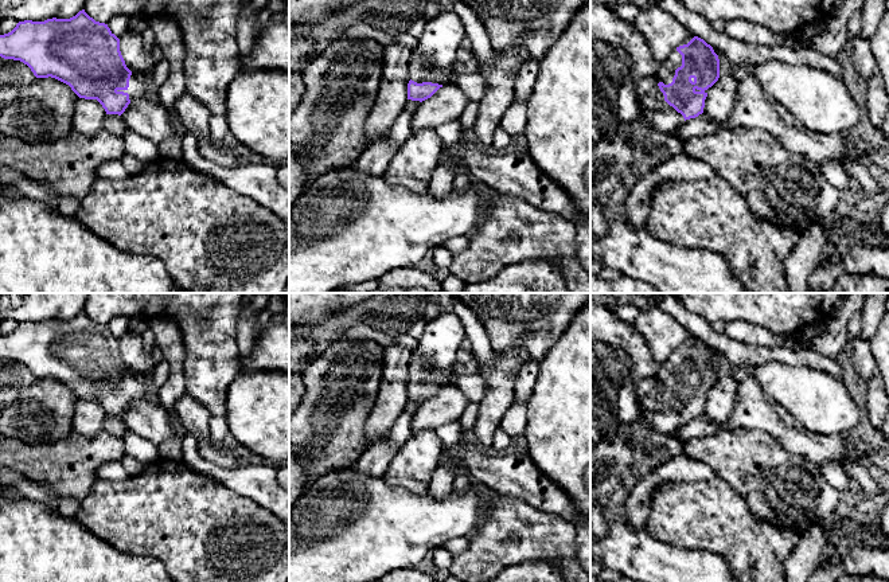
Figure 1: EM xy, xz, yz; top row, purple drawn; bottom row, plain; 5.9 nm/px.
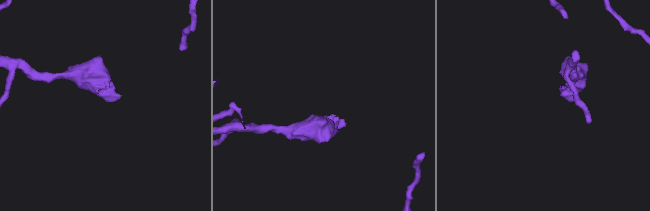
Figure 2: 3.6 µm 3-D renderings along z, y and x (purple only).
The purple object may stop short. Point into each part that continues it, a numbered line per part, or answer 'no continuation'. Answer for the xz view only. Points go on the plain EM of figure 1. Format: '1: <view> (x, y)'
1: xz (432, 360)

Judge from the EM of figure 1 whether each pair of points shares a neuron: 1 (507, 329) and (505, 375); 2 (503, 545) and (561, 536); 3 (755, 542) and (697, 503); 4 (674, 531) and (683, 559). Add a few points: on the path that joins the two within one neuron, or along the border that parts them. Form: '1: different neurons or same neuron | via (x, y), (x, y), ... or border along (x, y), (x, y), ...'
1: different neurons | border along (495, 354), (523, 348), (530, 359)
2: same neuron | via (518, 536), (546, 536)
3: same neuron | via (740, 538), (720, 520), (712, 518)
4: different neurons | border along (650, 534), (677, 546), (705, 549), (710, 553)

